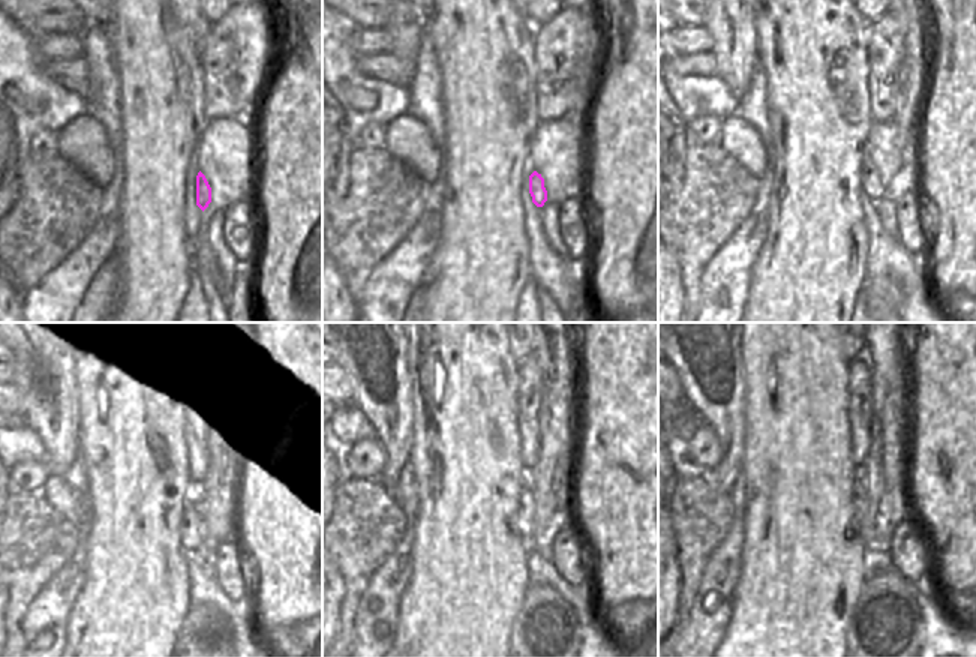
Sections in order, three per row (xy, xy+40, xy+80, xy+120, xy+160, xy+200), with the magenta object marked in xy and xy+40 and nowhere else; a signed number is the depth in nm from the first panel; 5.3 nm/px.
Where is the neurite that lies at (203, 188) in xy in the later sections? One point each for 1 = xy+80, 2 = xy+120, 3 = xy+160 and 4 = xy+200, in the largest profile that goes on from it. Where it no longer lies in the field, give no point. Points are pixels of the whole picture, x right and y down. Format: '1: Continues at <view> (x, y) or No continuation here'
1: Continues at xy+80 (870, 182)
2: Continues at xy+120 (191, 519)
3: Continues at xy+160 (525, 504)
4: Continues at xy+200 (859, 495).

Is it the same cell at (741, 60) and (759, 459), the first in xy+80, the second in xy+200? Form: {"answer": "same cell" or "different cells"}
{"answer": "different cells"}

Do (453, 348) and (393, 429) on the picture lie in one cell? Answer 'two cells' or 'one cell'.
two cells

